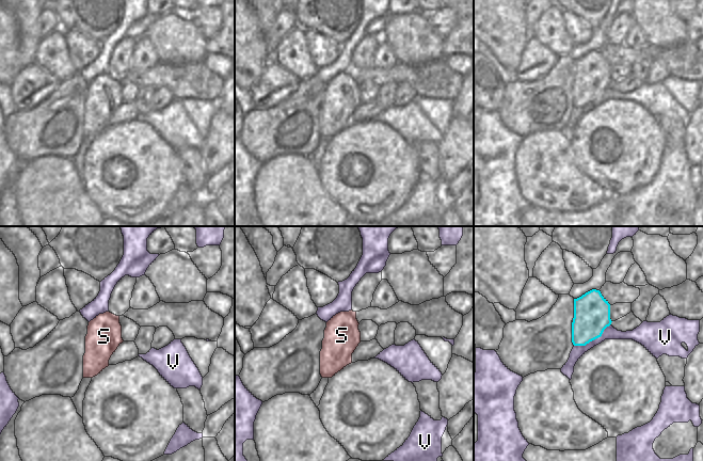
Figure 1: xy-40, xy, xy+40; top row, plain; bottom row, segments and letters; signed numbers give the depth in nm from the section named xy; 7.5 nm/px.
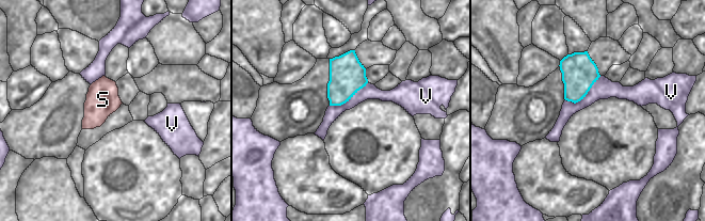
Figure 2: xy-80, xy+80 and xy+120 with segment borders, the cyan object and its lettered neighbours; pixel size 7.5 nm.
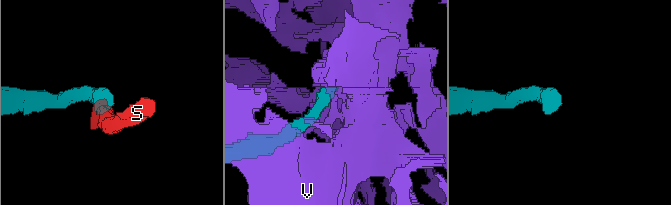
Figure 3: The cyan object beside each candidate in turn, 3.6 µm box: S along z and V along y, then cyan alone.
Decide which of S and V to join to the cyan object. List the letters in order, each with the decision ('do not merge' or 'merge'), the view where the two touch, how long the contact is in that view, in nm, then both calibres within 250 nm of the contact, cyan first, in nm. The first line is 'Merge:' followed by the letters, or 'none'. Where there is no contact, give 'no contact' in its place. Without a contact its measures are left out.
Merge: S
S: merge | xy+40 | 30 nm | 280/20 nm
V: do not merge | xy+40 | 320 nm | 280/100 nm

